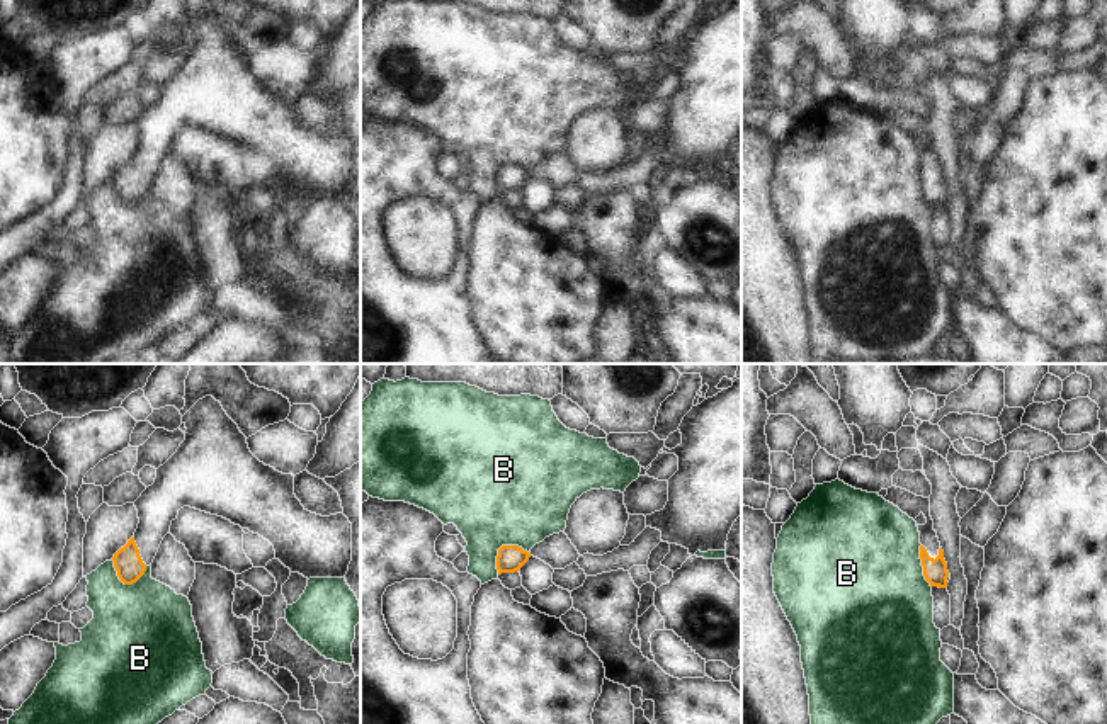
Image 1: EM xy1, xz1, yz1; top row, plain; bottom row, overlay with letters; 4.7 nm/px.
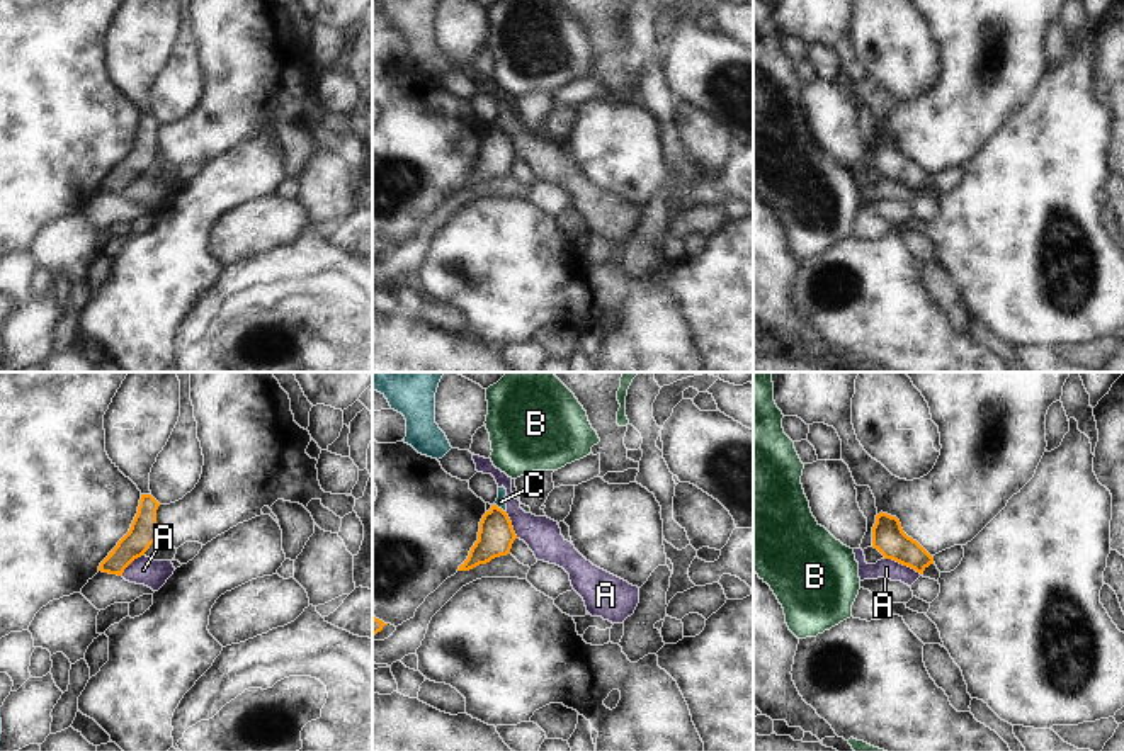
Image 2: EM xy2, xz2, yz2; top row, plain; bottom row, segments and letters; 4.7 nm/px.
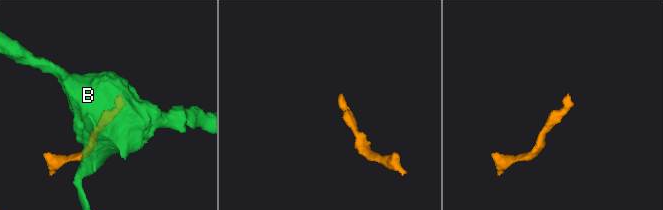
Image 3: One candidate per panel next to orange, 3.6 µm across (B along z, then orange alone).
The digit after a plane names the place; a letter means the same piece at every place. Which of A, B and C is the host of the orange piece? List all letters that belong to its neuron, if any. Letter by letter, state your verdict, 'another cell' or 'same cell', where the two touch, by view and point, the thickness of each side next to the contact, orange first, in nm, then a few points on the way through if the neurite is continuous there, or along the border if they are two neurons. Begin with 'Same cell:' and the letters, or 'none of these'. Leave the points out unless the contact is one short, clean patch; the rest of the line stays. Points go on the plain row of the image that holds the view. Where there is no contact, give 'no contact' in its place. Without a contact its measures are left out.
Same cell: none of these
A: another cell; meets orange in yz2 at (903, 184); 160 nm thick on the orange side, 100 nm on the other; border along yz2 (885, 177), (907, 184), (920, 194)
B: another cell; meets orange in xz1 at (502, 165); 130 nm thick on the orange side, 500 nm on the other; border along xz1 (529, 170), (519, 165), (502, 165), (497, 175), (497, 192)
C: another cell; meets orange in xz2 at (500, 128); 170 nm thick on the orange side, 50 nm on the other; border along xz2 (495, 123), (505, 131)

